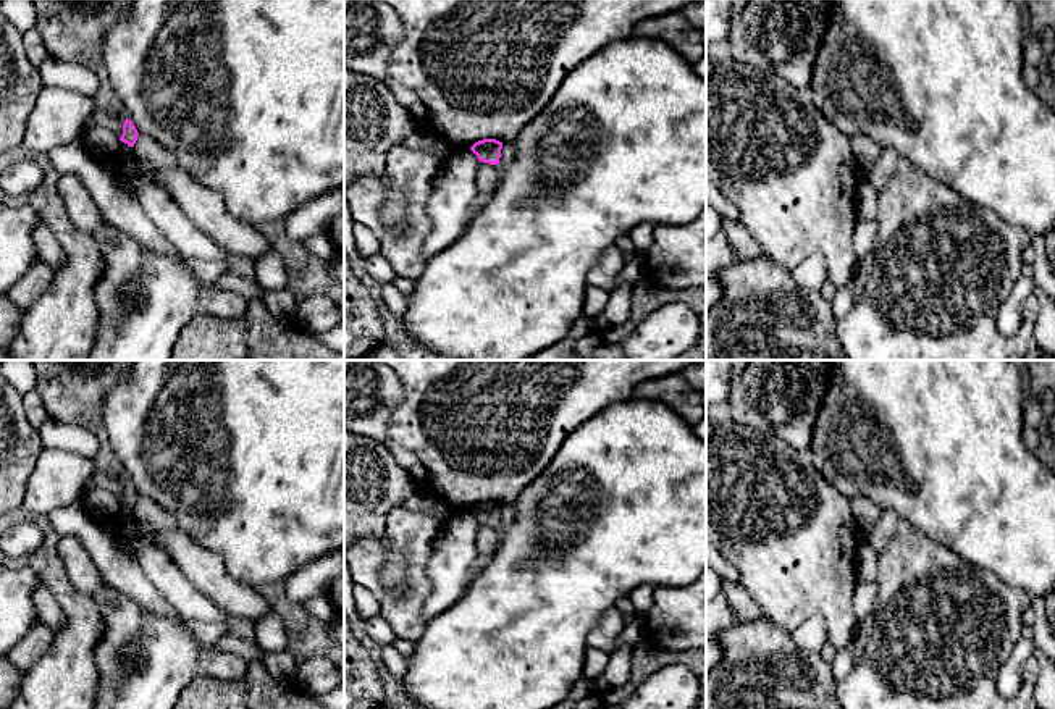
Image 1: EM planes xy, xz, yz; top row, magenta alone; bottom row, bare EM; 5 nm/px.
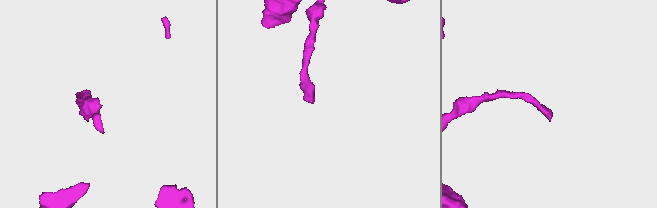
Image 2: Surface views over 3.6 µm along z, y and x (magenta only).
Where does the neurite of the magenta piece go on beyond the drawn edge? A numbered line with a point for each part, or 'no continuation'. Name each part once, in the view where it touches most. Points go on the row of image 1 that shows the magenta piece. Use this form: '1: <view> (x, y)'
no continuation

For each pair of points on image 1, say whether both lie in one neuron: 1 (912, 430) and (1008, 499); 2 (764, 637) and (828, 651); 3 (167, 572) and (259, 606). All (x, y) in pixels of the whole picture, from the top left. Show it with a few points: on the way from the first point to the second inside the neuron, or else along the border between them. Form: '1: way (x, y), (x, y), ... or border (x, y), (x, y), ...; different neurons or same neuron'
1: way (936, 446), (984, 495); same neuron
2: border (818, 651), (829, 664); different neurons
3: border (163, 551), (217, 604); different neurons

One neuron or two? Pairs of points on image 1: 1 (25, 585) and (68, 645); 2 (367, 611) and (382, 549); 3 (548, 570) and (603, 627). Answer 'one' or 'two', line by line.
1: two
2: two
3: two

